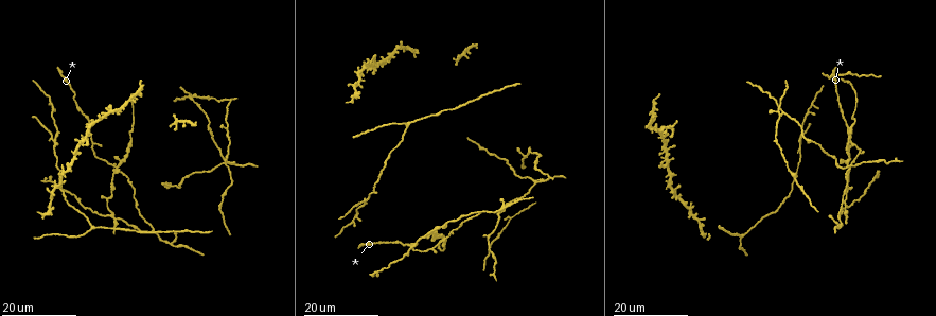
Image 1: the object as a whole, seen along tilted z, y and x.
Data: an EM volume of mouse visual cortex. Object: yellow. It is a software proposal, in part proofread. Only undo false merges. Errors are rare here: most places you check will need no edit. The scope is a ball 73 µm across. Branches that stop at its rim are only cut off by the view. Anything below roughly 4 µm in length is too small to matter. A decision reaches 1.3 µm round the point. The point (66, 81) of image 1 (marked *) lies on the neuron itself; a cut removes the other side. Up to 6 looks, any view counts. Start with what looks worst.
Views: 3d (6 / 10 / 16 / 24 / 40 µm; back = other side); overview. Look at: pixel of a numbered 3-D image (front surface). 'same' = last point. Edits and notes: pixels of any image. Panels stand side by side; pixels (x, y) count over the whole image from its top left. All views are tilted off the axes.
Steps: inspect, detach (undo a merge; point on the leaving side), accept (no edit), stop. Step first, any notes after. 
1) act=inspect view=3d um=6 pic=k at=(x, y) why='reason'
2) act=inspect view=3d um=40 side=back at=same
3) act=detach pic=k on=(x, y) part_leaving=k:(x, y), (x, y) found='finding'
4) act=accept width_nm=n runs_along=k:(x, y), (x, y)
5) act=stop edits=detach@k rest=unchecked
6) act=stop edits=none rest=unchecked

act=inspect view=3d um=24 pic=1 at=(800, 147) why='a fork'

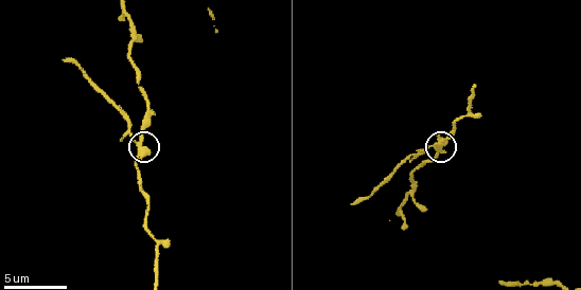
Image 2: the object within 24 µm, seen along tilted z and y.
act=inspect view=3d um=10 pic=2 at=(138, 144) why='zoom in'

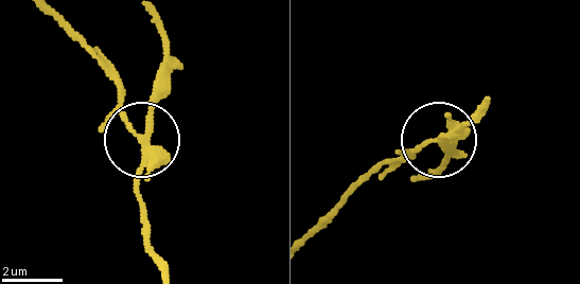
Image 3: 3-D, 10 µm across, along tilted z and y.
act=detach pic=3 on=(110, 120) arms=3 part_leaving=3:(143, 149), (119, 100), (117, 70), (60, 14) found='two neurons meet here'

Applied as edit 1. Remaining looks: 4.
act=inspect view=3d um=24 pic=1 at=(482, 209) why='three arms meet'

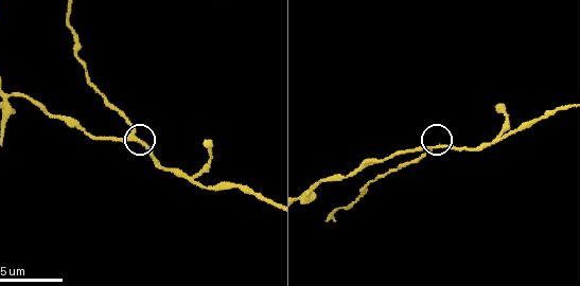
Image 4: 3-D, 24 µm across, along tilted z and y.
act=inspect view=3d um=6 pic=4 at=(133, 137)

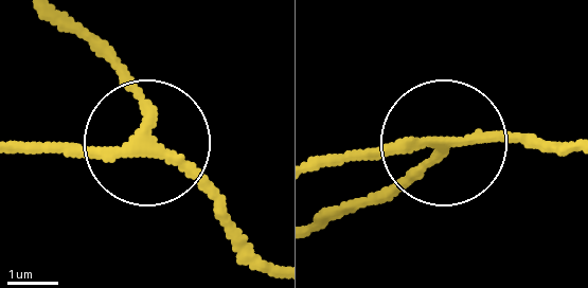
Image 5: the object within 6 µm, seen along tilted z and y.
act=inspect view=3d um=6 side=back pic=5 at=(142, 149)

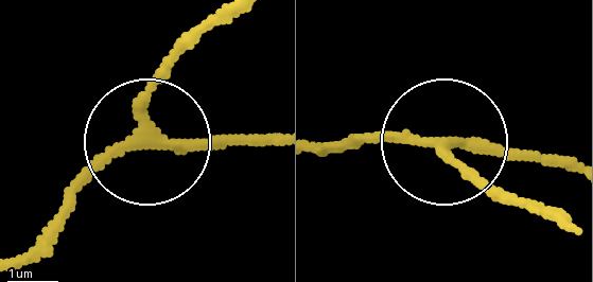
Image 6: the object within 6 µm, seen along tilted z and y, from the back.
act=accept runs_along=6:(221, 20), (160, 78), (149, 126), (161, 138), (278, 139) found='continuous, no second neuron'

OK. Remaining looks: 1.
act=inspect view=3d um=10 pic=4 at=(193, 181) why='side arm on a straight run'

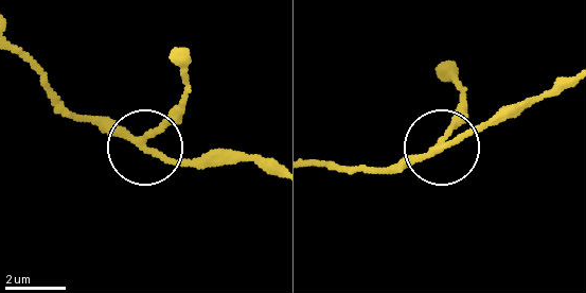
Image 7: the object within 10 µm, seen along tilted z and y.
act=accept runs_along=7:(317, 161), (400, 169), (442, 147), (463, 102) found='continuous, no second neuron'

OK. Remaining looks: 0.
act=stop edits=detach@3 rest=unchecked

